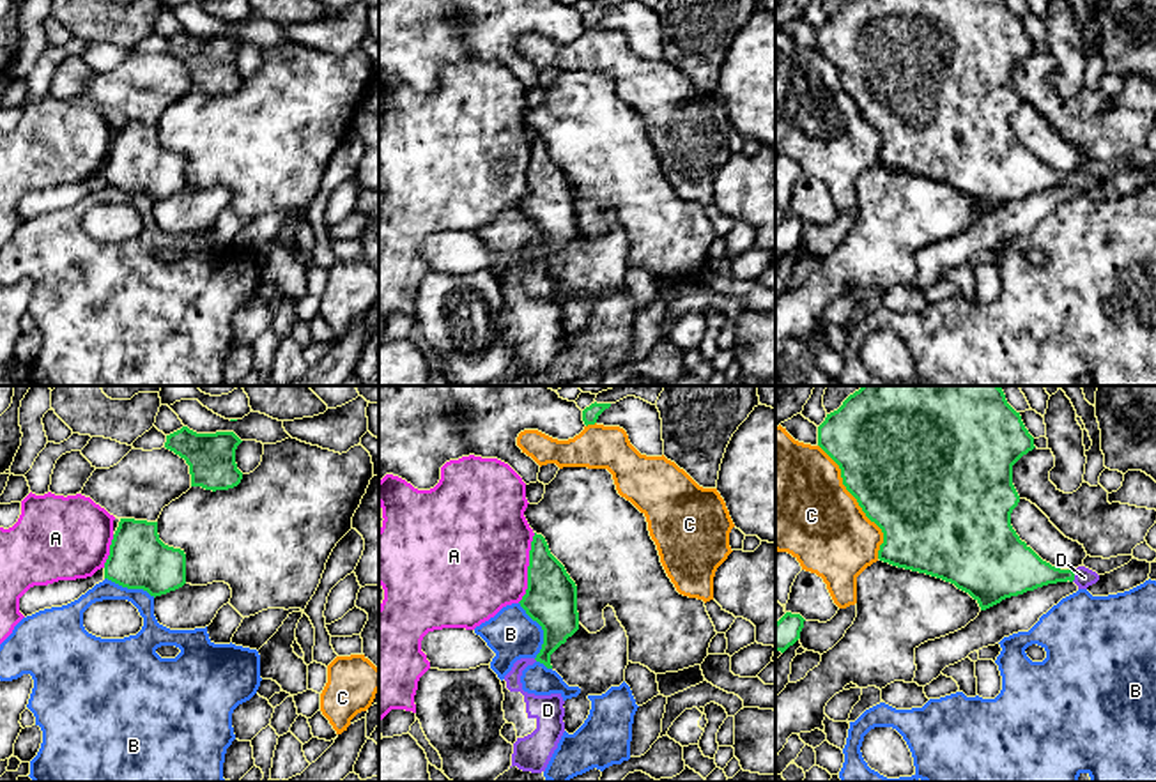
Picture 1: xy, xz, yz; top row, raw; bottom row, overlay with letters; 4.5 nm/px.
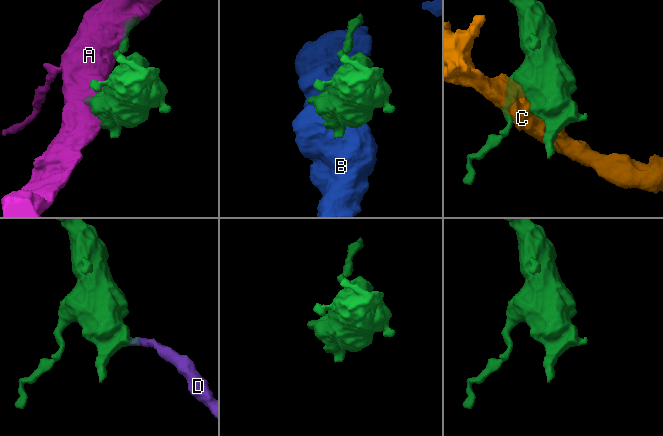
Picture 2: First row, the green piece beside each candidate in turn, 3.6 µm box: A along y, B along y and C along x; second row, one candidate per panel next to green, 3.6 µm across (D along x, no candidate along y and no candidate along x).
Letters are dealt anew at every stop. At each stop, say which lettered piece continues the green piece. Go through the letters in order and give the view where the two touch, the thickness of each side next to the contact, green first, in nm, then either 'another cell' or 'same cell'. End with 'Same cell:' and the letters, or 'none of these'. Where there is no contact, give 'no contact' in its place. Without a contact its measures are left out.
A: xz | 240/500 nm | another cell
B: xz | 240/220 nm | another cell
C: yz | 500/420 nm | another cell
D: yz | 200/90 nm | same cell
Same cell: D

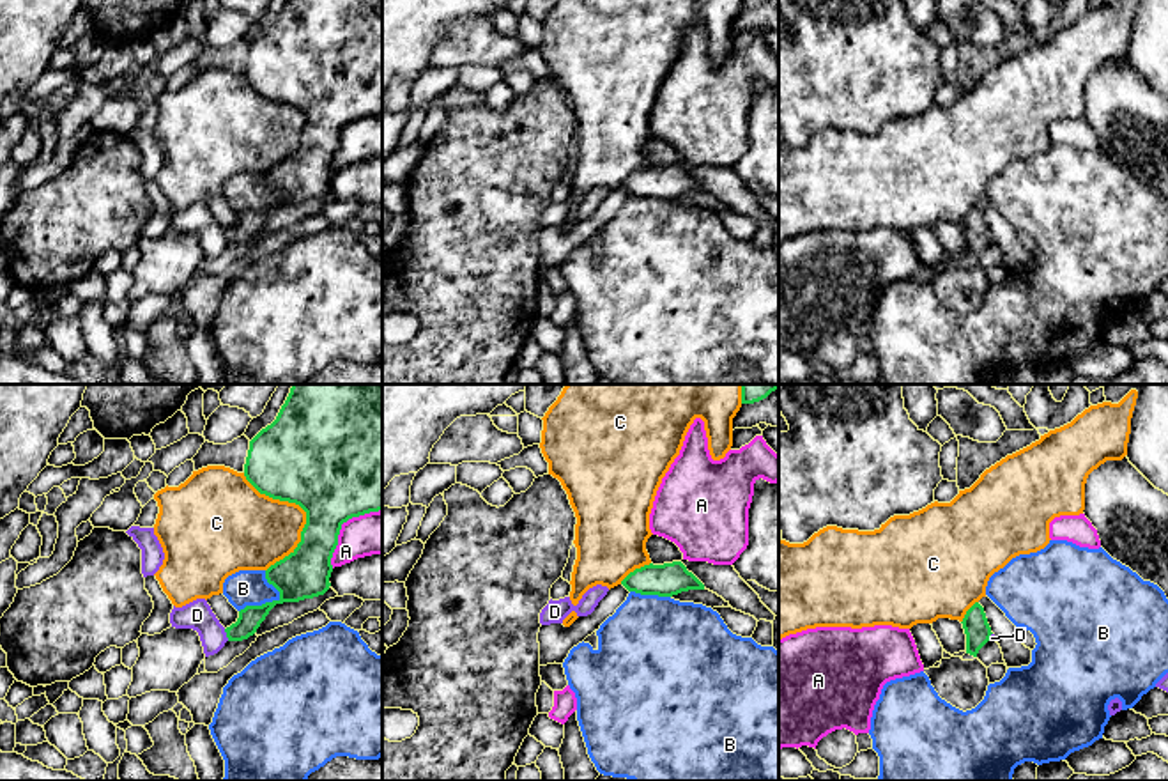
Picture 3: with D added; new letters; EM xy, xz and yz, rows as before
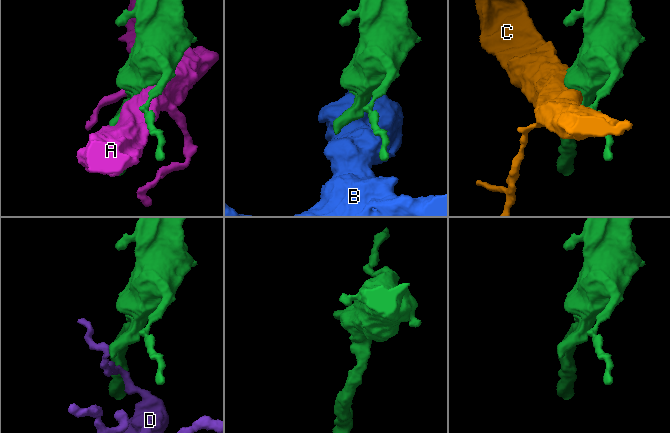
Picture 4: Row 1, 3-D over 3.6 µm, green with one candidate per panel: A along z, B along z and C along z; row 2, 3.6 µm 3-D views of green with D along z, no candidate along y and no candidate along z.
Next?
A: xy | 440/190 nm | another cell
B: xy | 220/160 nm | another cell
C: xy | 500/340 nm | another cell
D: xy | 110/140 nm | another cell
Same cell: none of these

